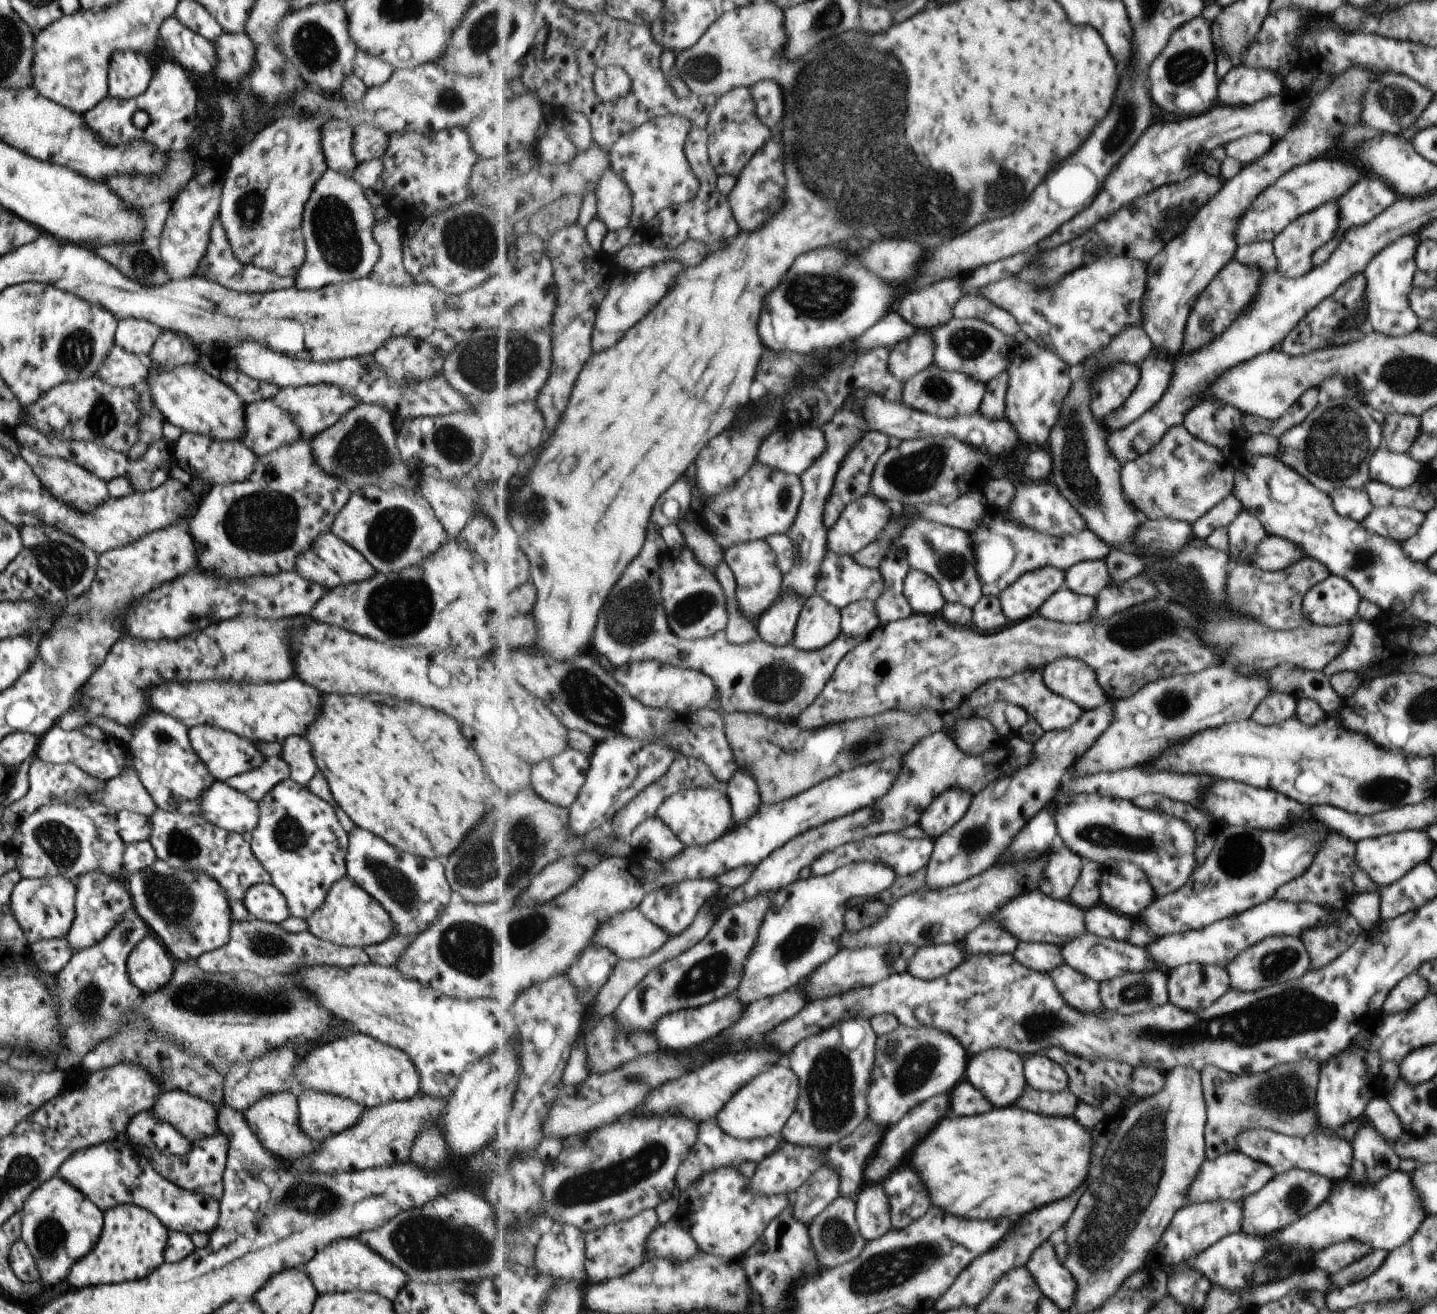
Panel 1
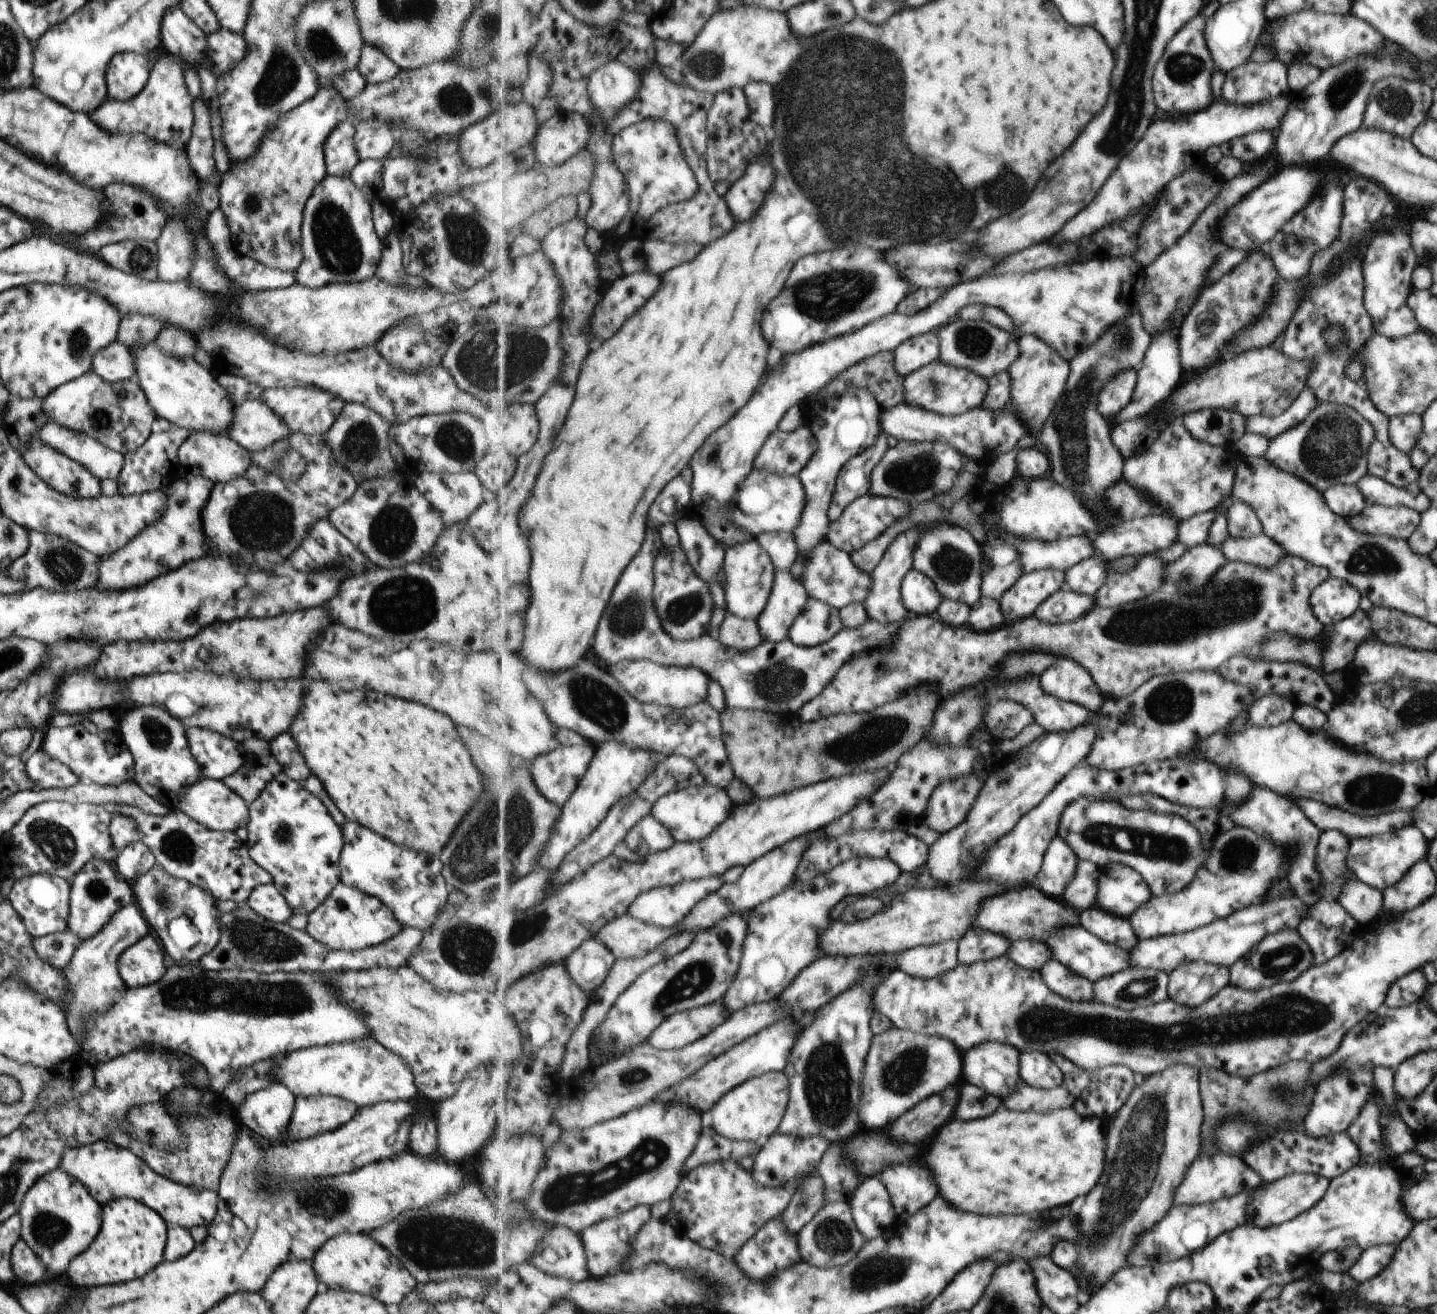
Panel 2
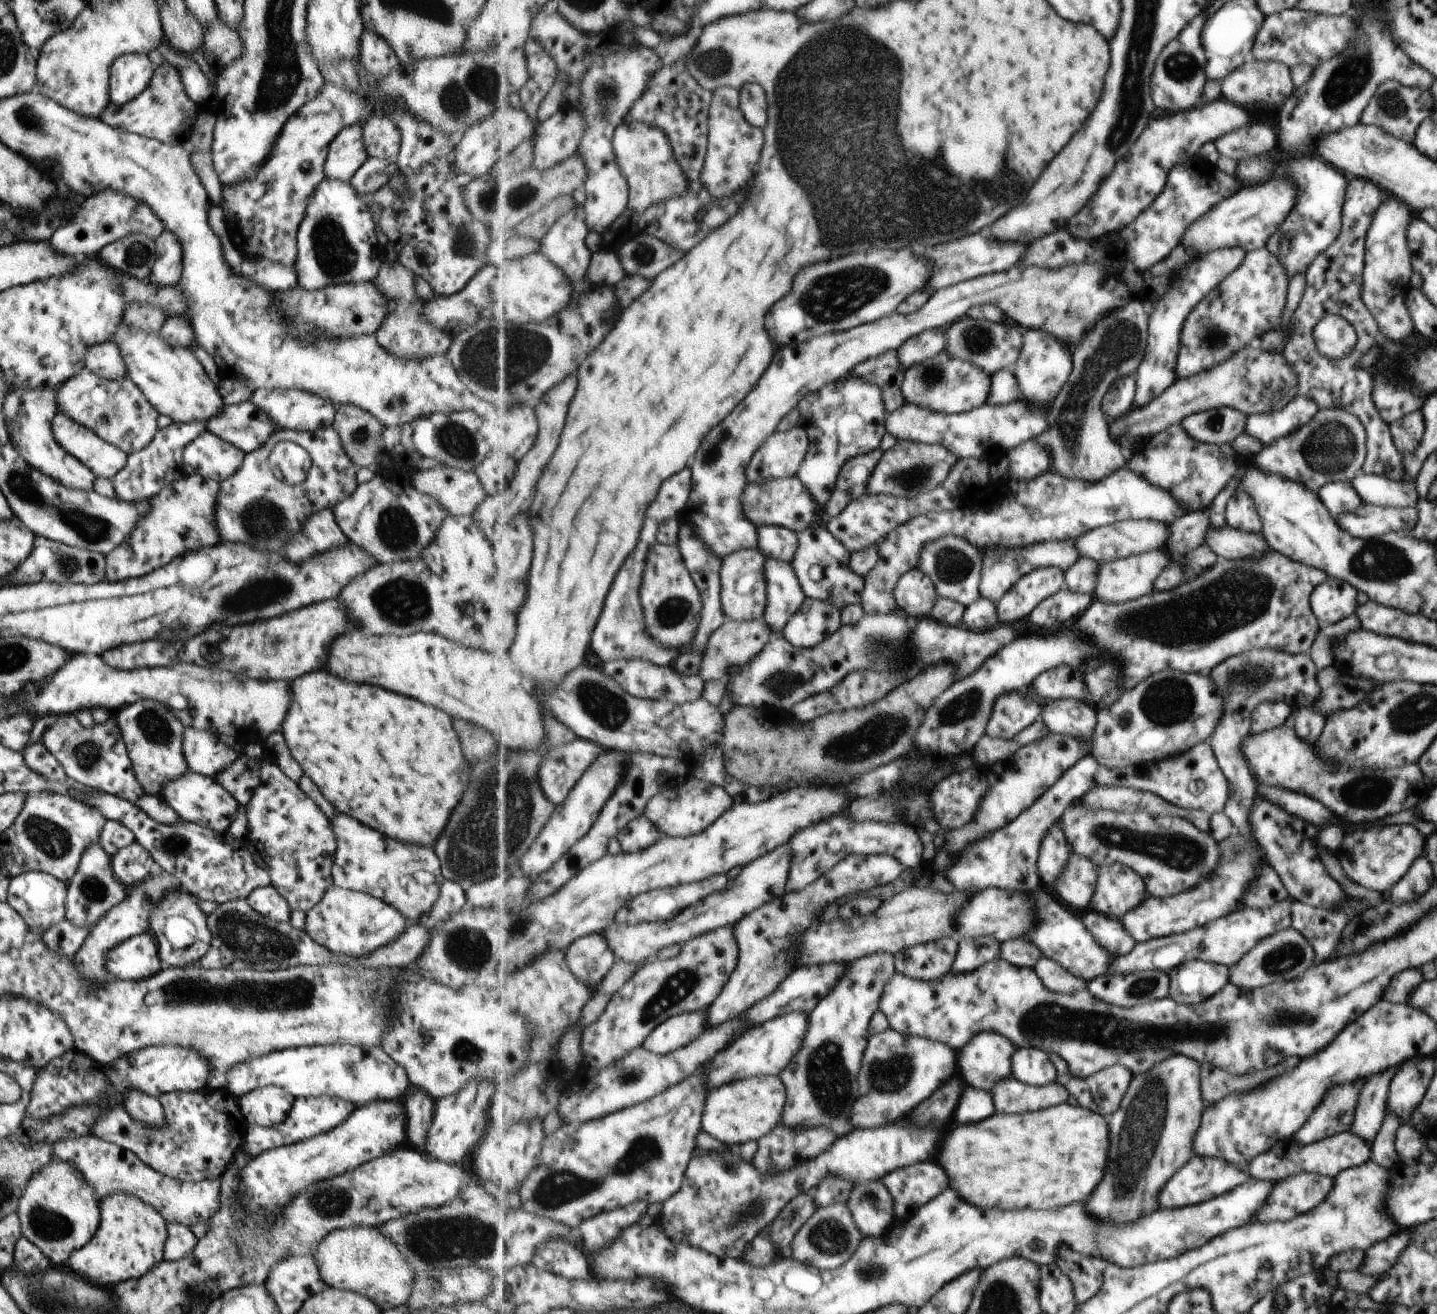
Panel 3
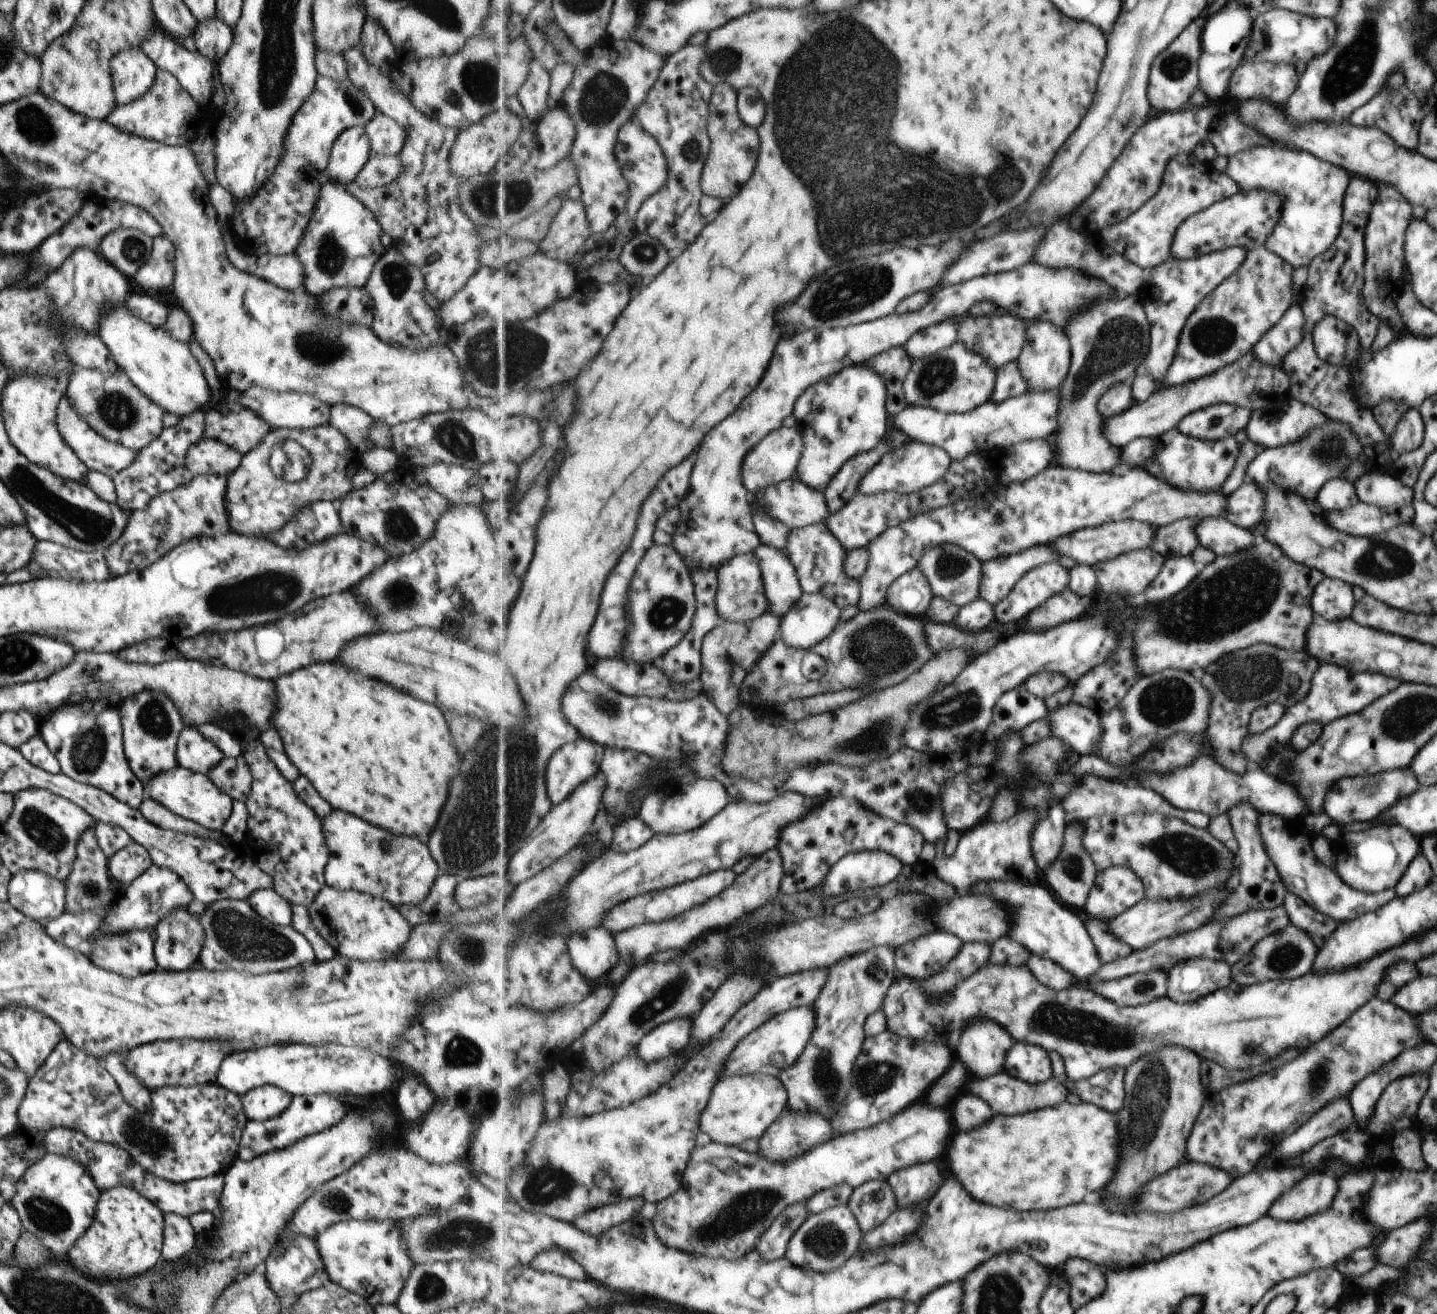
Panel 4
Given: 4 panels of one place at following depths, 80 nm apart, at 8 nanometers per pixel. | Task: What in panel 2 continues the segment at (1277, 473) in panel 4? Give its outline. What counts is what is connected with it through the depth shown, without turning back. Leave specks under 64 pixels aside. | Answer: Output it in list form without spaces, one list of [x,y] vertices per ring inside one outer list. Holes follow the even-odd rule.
[[[1321,403],[1307,414],[1303,422],[1269,441],[1263,458],[1321,493],[1337,484],[1355,485],[1368,472],[1368,449],[1374,439],[1372,424],[1353,408]]]

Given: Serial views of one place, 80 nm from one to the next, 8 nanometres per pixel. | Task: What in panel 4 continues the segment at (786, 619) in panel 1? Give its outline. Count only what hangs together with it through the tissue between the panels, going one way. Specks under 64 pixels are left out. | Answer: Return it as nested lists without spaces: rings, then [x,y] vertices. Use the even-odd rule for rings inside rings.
[[[761,544],[755,550],[755,554],[760,560],[770,605],[769,611],[781,619],[804,594],[796,566],[793,565],[787,552],[767,544]]]

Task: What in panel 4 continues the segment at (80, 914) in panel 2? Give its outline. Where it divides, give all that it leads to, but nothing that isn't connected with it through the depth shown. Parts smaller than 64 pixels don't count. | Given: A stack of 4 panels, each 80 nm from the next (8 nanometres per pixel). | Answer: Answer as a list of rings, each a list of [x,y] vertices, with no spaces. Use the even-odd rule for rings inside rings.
[[[94,826],[87,828],[79,840],[75,842],[75,859],[71,864],[71,870],[64,883],[64,910],[71,914],[79,914],[81,910],[95,910],[103,908],[111,902],[111,878],[107,871],[107,858],[99,850],[94,838]]]

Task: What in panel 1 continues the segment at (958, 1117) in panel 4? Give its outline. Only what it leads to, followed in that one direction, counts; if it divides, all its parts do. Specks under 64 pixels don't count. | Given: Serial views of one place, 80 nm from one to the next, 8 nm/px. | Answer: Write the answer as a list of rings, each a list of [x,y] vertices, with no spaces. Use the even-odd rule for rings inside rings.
[[[964,1080],[951,1093],[953,1112],[959,1116],[969,1116],[969,1114],[985,1114],[991,1112],[996,1107],[995,1104],[983,1092],[980,1092],[968,1080]]]

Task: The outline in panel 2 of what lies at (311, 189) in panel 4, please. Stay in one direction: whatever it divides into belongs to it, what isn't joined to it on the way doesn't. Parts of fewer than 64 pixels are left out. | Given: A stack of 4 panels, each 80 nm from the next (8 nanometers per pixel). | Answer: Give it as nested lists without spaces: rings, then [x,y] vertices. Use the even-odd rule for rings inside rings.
[[[332,83],[322,84],[313,98],[281,116],[275,128],[263,136],[257,146],[257,154],[241,160],[241,164],[235,162],[220,177],[218,208],[225,218],[231,243],[238,255],[261,262],[268,268],[294,273],[301,263],[299,238],[302,211],[313,188],[326,176],[323,155],[325,138],[343,120],[354,122],[353,112],[349,112],[345,100]]]

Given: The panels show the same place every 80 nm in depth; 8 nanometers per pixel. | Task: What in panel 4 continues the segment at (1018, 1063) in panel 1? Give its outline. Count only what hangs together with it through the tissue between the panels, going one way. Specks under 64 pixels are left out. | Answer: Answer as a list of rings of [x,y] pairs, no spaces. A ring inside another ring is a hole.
[[[987,1019],[974,1021],[964,1032],[957,1047],[957,1054],[967,1068],[971,1079],[984,1079],[1003,1072],[1007,1066],[1008,1052],[1016,1043],[1014,1038],[1001,1025]]]

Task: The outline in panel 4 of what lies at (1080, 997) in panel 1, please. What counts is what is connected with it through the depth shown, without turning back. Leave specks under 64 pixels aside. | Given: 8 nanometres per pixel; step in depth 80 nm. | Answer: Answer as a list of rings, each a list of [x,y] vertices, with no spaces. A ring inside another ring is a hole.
[[[1033,955],[1028,960],[1027,966],[1041,983],[1057,992],[1070,989],[1079,983],[1074,975],[1060,967],[1056,962],[1039,955]]]

